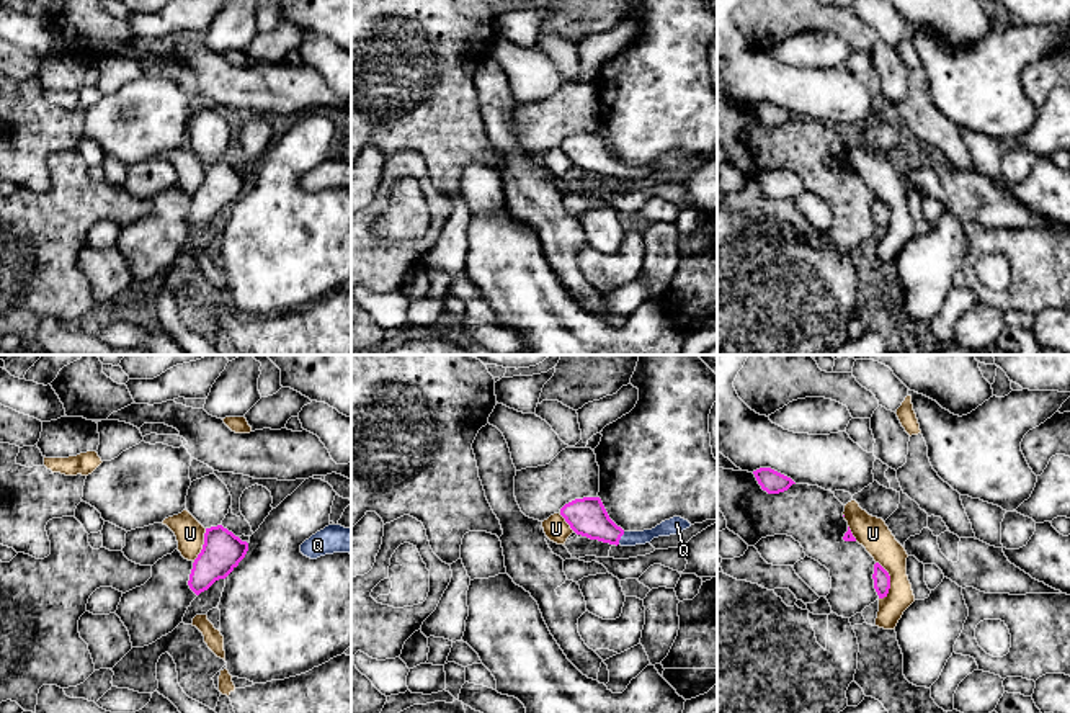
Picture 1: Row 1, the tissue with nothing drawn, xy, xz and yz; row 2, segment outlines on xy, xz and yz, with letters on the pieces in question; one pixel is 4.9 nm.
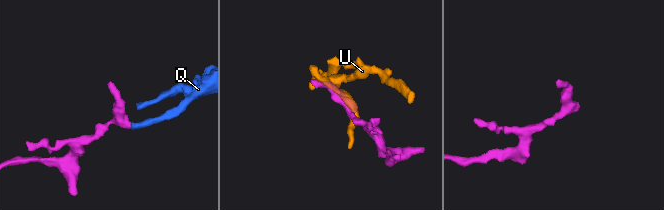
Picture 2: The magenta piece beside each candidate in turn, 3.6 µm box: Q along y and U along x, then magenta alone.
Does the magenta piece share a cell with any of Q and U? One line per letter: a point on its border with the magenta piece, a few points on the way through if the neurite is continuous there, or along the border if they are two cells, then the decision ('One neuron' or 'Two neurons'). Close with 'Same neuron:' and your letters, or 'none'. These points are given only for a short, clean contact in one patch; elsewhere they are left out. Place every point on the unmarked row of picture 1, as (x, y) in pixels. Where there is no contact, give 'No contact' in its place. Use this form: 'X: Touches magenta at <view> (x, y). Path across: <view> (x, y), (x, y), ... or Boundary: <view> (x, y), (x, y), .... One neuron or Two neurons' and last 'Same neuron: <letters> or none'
Q: Touches magenta at xz (619, 172). Path across: xz (587, 151), (619, 172), (641, 172), (668, 161). One neuron
U: Touches magenta at yz (889, 215). Two neurons
Same neuron: Q

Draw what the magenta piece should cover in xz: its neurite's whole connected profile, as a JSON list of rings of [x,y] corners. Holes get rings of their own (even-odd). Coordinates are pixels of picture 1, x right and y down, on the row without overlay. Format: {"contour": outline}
{"contour": [[[600,131],[575,132],[560,142],[560,149],[577,168],[616,180],[645,178],[653,172],[676,168],[691,160],[688,154],[673,150],[652,164],[624,165],[609,152]]]}

